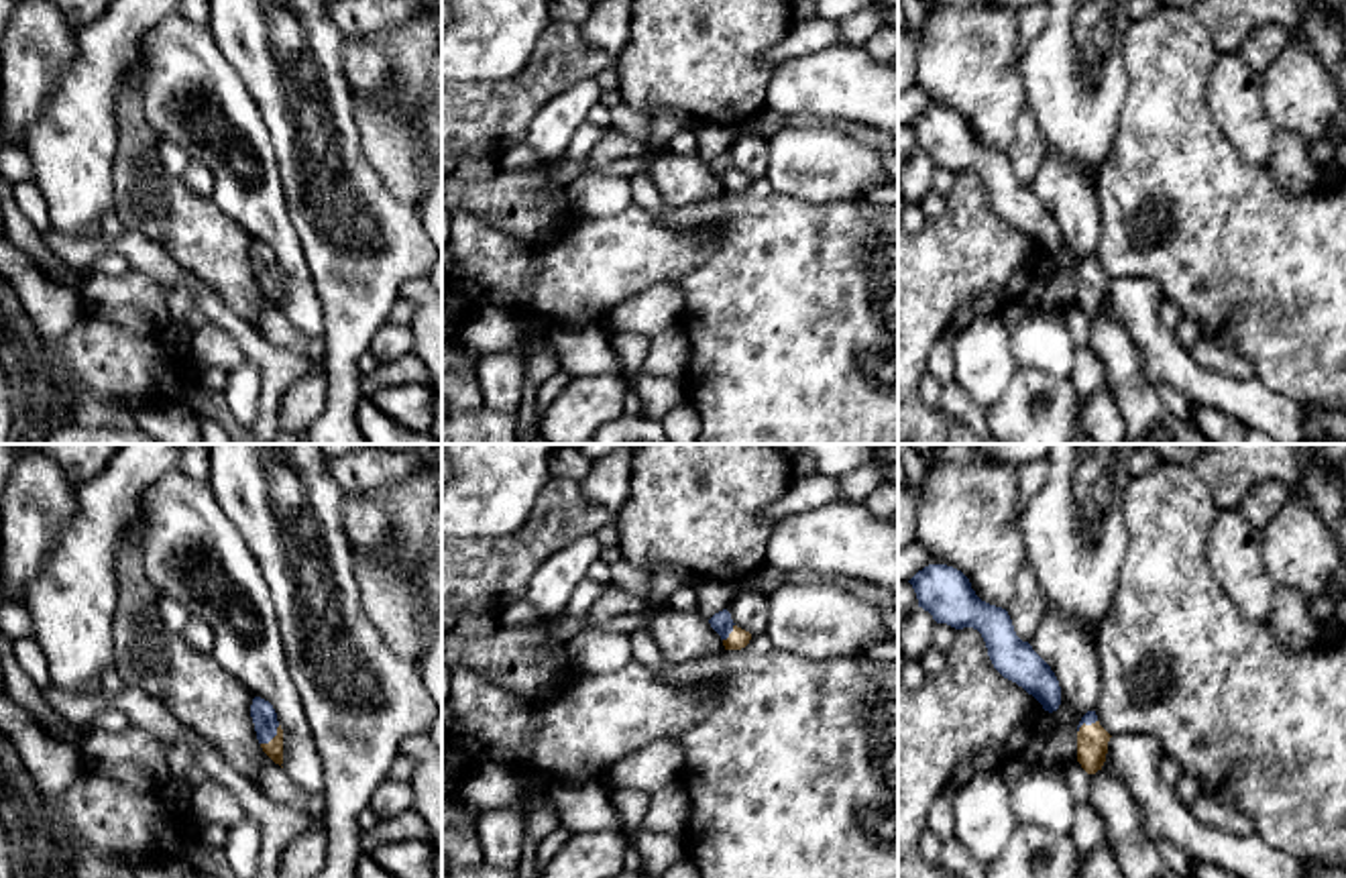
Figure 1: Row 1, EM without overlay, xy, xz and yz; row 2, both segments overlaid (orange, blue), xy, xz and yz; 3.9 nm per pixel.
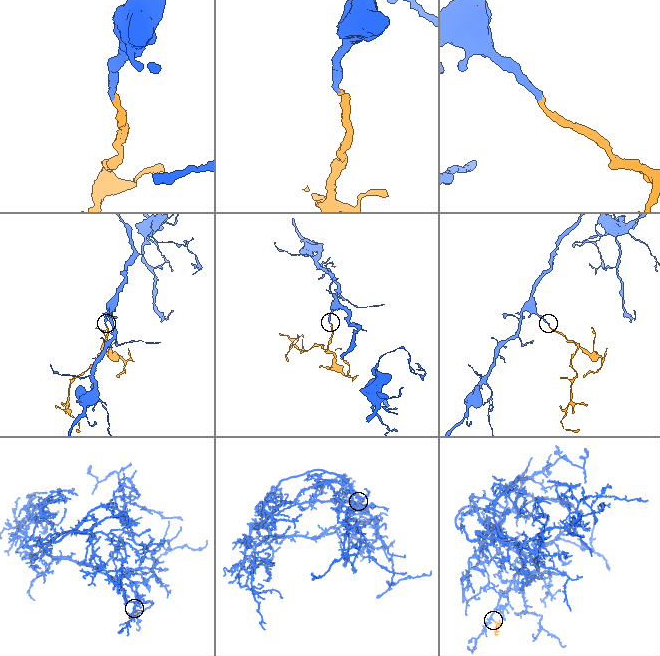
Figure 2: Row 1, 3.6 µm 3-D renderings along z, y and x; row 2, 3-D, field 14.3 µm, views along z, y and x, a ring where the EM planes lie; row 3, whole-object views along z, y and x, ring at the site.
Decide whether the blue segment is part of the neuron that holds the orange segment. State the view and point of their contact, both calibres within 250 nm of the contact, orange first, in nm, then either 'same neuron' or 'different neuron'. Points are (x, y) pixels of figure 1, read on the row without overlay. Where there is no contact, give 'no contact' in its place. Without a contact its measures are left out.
xy (273, 282) | 70/100 nm | same neuron

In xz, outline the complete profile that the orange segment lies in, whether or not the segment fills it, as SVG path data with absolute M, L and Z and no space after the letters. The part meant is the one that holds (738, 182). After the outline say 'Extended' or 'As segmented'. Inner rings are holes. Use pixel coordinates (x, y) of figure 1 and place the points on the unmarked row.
M727 153L709 163L711 171L721 179L725 194L741 194L749 187L751 177L737 171Z. Extended

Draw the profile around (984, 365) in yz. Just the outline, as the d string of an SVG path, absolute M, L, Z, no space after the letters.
M1004 308L994 316L975 316L965 330L957 332L953 361L953 379L967 397L979 409L996 405L1018 371Z

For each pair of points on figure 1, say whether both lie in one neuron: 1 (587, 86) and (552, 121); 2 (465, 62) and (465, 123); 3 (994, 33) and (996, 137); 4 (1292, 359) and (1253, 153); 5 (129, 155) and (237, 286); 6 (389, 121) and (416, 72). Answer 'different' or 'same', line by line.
1: same
2: different
3: same
4: different
5: same
6: same

